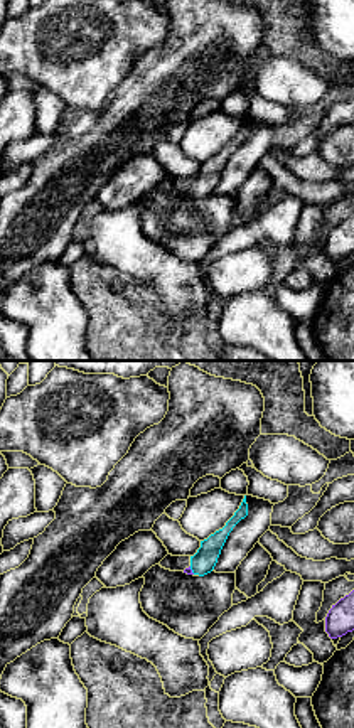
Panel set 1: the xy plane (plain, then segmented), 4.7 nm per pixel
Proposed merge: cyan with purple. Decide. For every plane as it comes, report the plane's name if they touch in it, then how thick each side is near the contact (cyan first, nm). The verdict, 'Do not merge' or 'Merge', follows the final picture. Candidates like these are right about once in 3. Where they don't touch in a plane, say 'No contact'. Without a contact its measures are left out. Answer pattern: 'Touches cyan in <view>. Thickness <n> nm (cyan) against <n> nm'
Touches cyan in xy. Thickness 110 nm (cyan) against 30 nm

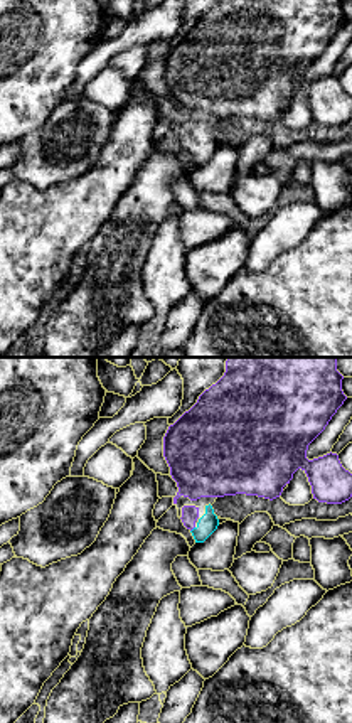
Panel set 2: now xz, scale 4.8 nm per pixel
Touches cyan in xz. Thickness 90 nm (cyan) against 80 nm

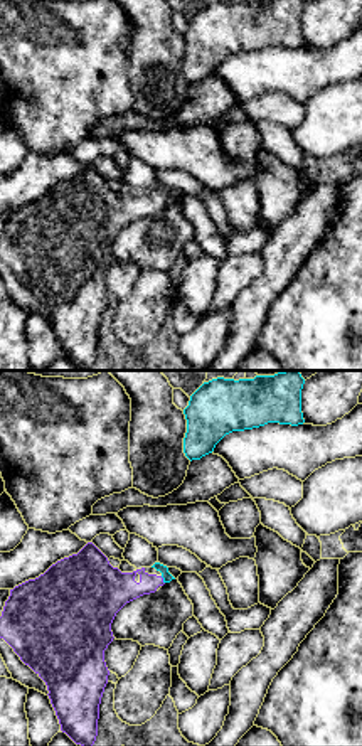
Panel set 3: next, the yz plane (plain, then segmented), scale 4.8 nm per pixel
Touches cyan in yz. Thickness 50 nm (cyan) against 180 nm

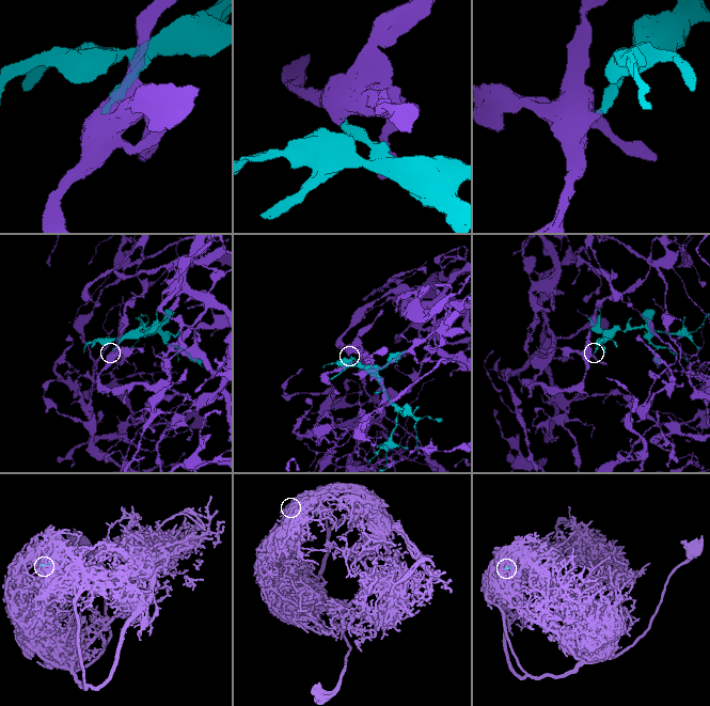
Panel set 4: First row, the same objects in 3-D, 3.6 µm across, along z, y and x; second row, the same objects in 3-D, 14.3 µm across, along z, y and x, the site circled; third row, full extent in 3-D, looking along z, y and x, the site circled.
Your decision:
Merge

